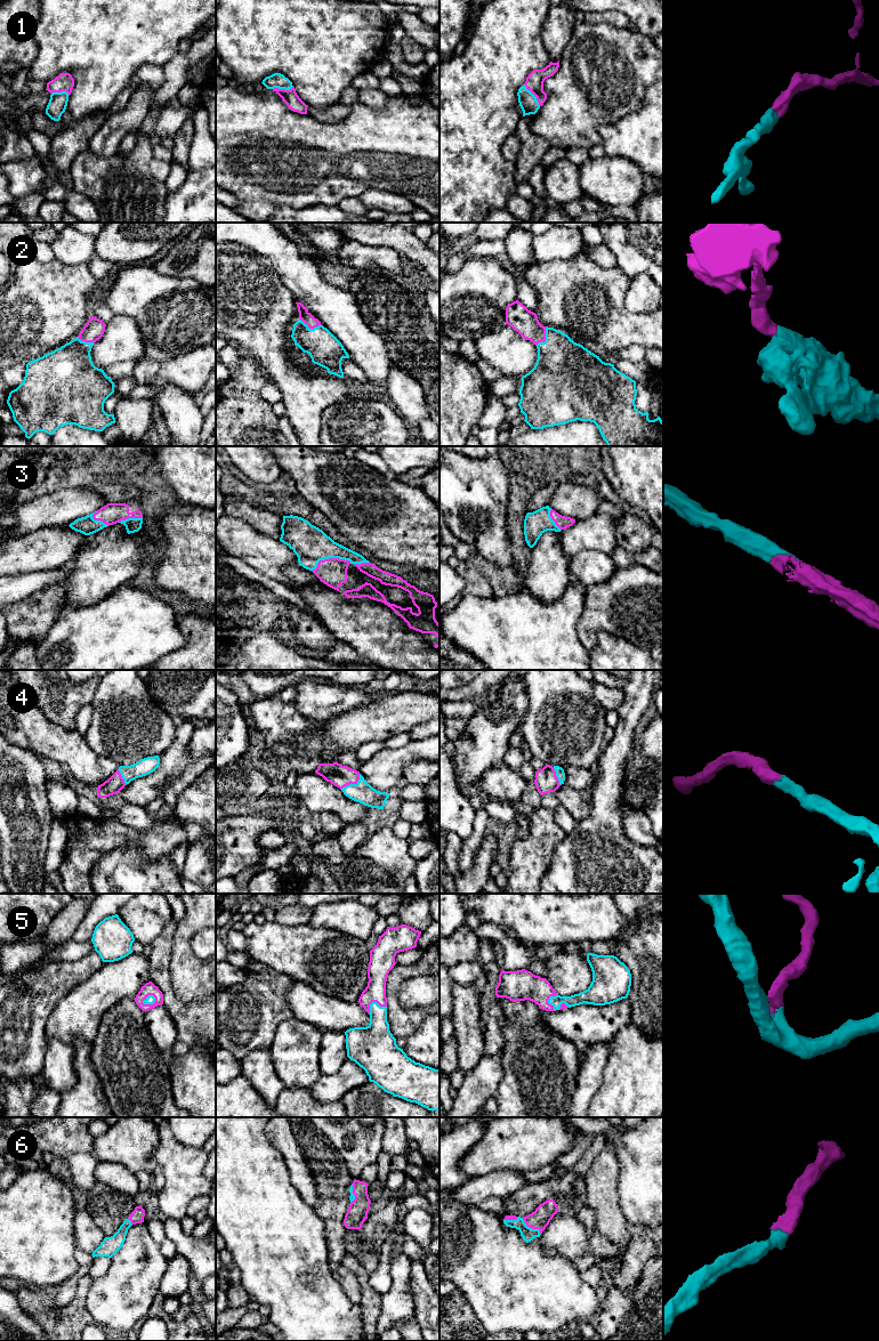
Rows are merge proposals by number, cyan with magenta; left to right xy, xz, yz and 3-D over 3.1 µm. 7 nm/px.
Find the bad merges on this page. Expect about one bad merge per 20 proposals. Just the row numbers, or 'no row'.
no row

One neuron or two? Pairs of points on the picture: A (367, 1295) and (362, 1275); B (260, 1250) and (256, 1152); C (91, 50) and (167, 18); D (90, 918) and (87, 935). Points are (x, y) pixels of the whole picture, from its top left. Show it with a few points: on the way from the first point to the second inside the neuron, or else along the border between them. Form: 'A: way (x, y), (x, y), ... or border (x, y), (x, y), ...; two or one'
A: way (367, 1291), (363, 1279); one
B: way (260, 1226), (260, 1214), (256, 1209), (256, 1176); one
C: way (110, 32), (123, 18), (148, 18); one
D: way (89, 922), (87, 930); one

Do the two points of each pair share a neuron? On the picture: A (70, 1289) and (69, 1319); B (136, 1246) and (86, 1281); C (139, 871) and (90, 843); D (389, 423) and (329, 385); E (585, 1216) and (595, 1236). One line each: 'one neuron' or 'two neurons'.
A: two neurons
B: two neurons
C: two neurons
D: two neurons
E: one neuron

